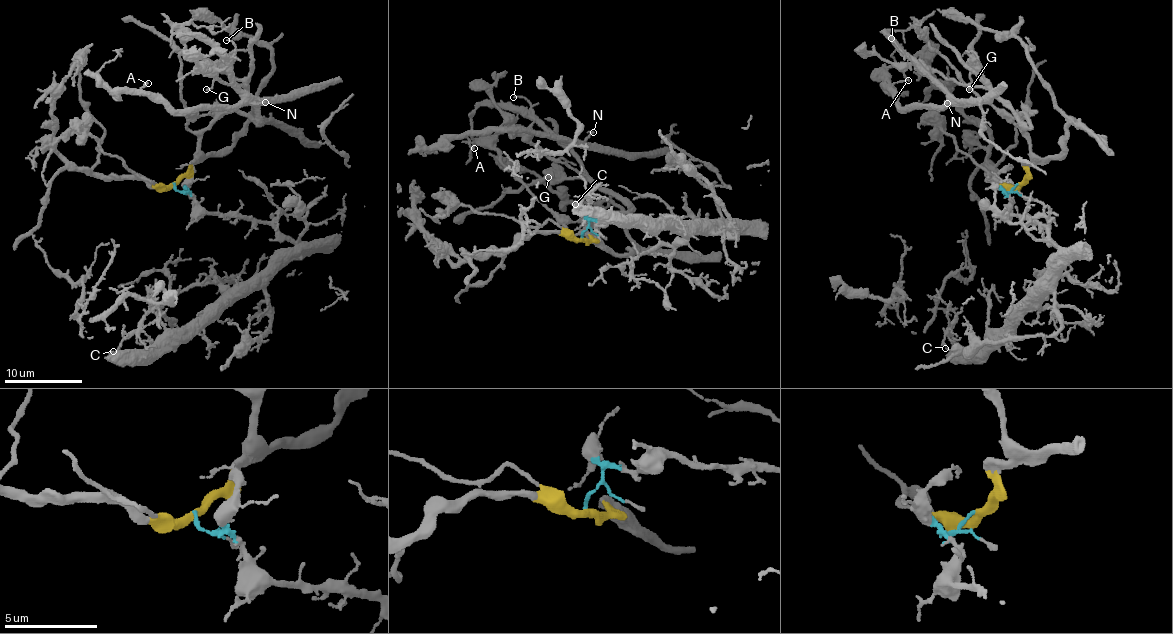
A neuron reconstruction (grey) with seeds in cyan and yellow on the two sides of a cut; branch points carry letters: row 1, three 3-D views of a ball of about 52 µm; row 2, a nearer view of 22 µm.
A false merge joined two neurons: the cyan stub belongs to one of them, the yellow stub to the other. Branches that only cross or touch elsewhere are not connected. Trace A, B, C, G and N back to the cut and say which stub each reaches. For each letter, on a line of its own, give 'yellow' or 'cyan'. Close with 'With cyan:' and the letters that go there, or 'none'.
A: yellow
B: yellow
C: cyan
G: yellow
N: yellow
With cyan: C

